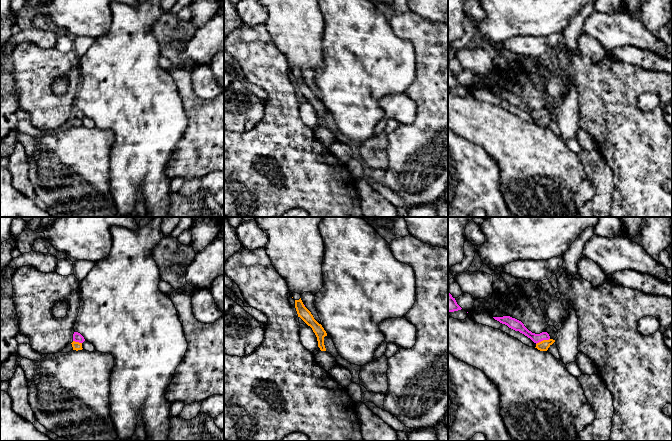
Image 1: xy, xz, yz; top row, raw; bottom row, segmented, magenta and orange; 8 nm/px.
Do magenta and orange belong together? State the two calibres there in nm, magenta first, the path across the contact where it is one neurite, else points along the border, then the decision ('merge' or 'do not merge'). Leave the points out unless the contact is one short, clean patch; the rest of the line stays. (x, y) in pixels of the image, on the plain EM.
90/80 nm | along yz (549, 114), (543, 115), (536, 120) | do not merge

